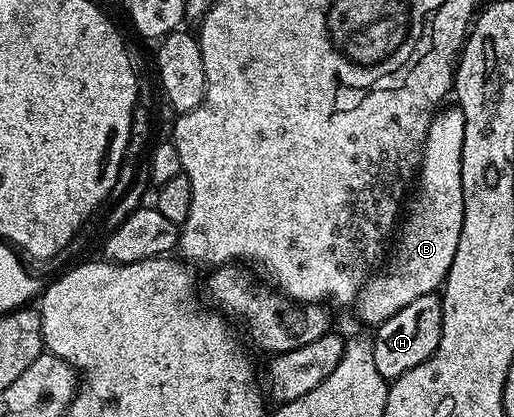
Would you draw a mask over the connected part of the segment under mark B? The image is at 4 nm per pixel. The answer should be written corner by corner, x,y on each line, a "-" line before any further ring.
450,104
439,109
430,121
422,149
422,165
416,175
422,191
414,207
411,210
409,207
401,219
396,234
398,247
395,250
393,247
384,269
371,276
358,293
358,318
371,328
381,326
396,316
400,308
412,304
412,300
420,296
435,293
445,283
452,256
456,256
456,244
460,244
460,228
464,220
464,192
460,180
463,148
464,112
457,104

